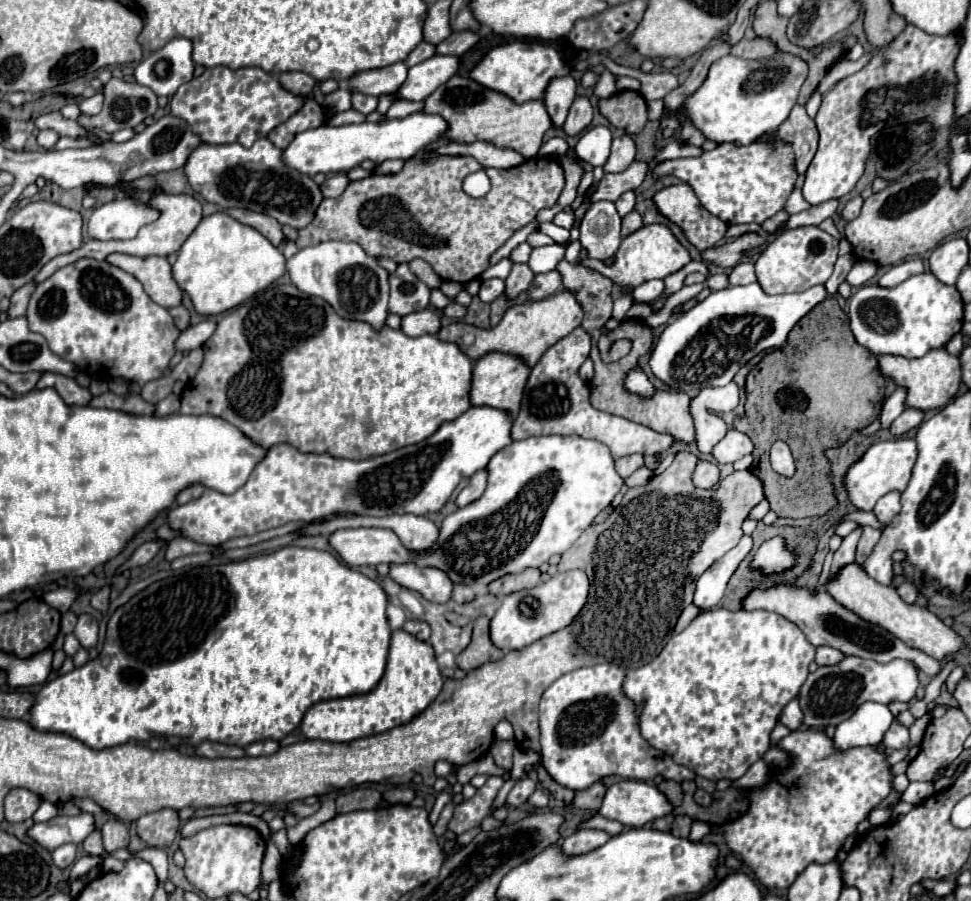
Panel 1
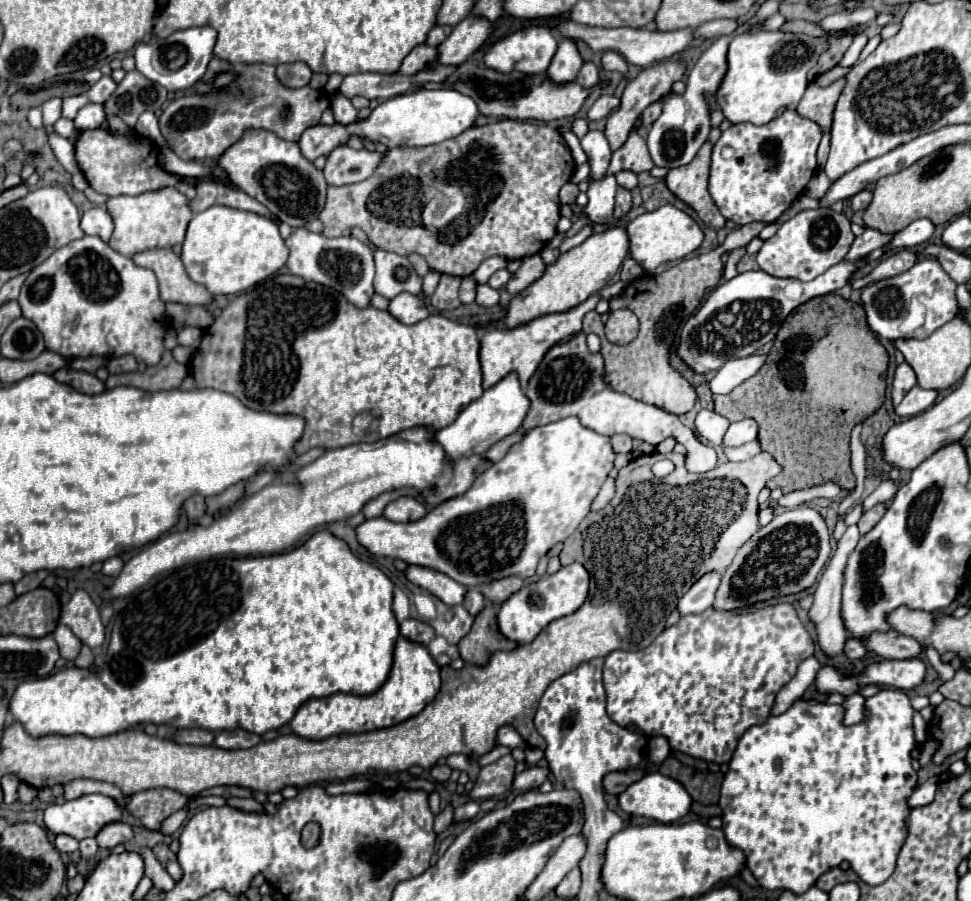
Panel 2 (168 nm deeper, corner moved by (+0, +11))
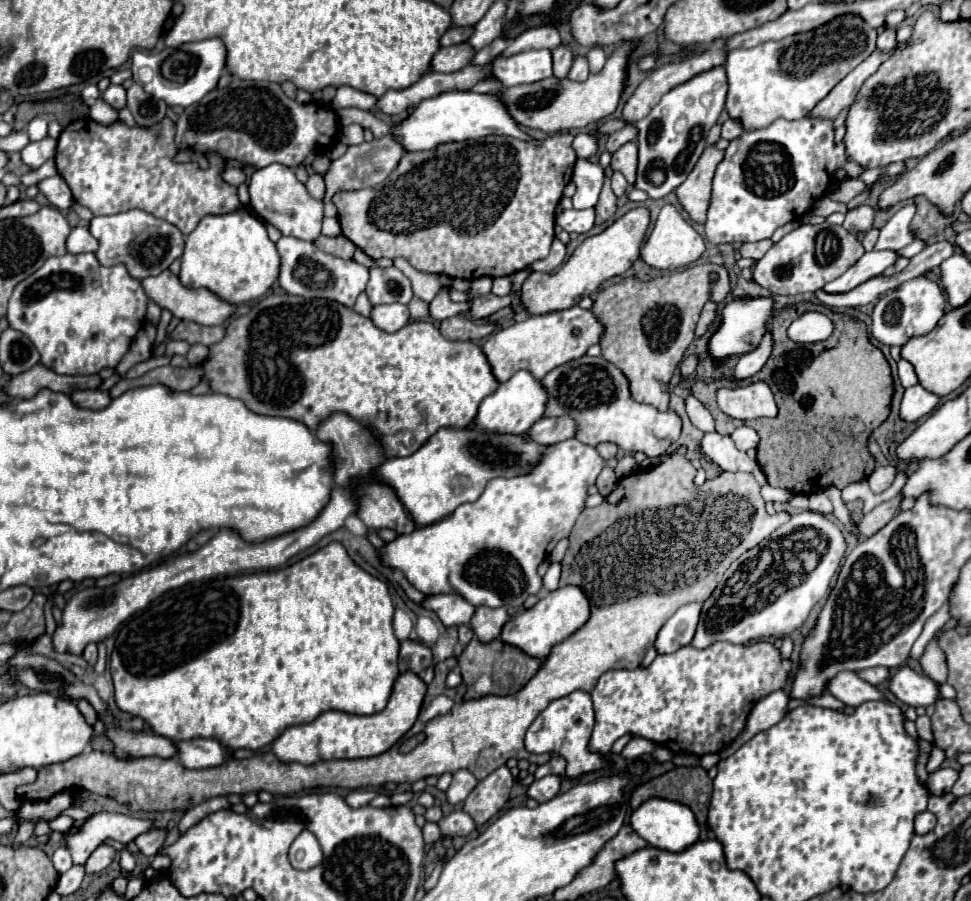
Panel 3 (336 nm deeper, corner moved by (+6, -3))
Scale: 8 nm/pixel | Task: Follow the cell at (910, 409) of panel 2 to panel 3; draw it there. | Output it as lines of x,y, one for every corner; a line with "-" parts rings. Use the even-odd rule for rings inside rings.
915,384
905,390
903,402
901,402
901,418
907,422
917,422
921,416
935,410
939,400
941,400
939,396
935,396
933,392
927,392
921,384

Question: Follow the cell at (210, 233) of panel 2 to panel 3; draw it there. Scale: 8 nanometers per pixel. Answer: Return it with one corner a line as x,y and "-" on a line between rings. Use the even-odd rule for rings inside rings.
227,212
205,216
197,228
185,240
185,252
181,256
179,280
187,288
207,288
219,298
231,304
243,304
263,296
279,276
279,254
275,244
267,236
265,224
251,212

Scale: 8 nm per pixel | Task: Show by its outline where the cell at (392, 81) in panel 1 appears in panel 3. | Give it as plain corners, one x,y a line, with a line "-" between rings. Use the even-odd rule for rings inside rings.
467,42
463,44
455,44
449,48
441,48
433,62
431,62
431,72
455,72
461,70
463,66
467,66
473,56
477,54
475,48
471,48

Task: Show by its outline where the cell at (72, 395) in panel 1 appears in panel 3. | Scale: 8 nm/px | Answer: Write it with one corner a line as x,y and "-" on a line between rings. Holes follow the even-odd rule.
77,390
71,394
71,400
79,406
79,408
89,408
89,410
99,410
105,408
111,402
109,392
101,392
101,390

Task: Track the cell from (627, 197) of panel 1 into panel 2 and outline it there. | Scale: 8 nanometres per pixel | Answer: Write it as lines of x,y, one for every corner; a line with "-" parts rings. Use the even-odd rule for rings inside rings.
623,170
623,172
615,174
615,178
617,178
617,184
619,184
621,188
633,190
633,188
637,186
637,176
635,176
635,172
627,172
627,170

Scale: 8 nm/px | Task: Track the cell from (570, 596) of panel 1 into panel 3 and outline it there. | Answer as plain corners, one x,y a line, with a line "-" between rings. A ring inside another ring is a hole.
563,586
555,592
549,592
547,596
543,596
533,608
519,612
517,616
513,616
503,632
501,632
501,640
521,648
525,654
533,656
533,658
541,658
545,660
551,654
551,648
563,640
567,640
573,632
577,632
591,616
591,608
589,608
589,600
587,596
581,592
581,588
577,586

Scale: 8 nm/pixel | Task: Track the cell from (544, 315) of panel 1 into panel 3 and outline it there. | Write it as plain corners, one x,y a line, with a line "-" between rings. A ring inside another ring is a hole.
645,206
633,208
627,214
623,214
619,220
615,220
609,228
605,228
601,234
587,238
555,274
549,276
545,272
531,272
523,282
523,306
531,314
565,310
579,304
583,296
595,292
601,286
601,282
617,274
625,274
639,258
649,222
651,222
649,210

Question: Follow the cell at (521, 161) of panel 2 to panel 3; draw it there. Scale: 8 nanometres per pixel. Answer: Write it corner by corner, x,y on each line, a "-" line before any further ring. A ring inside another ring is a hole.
565,132
565,134
553,134
541,140
539,146
533,146
531,142
525,140
517,140
511,136
485,136
479,140
465,140
465,142
451,142
451,144
439,144
433,150
423,150
423,152
415,152
415,154
405,154
399,162
399,166
387,176
387,180
383,184
375,188
361,188
355,192
337,192
333,196
333,202
337,206
339,218
341,218
341,230
343,236
349,238
357,248
361,248
369,258
377,260
377,258
405,258
413,268
421,270
421,272
431,272
431,274
449,274
453,278
465,278
465,280
473,280
473,278
481,278
481,276
509,276
517,270
527,268
531,262
541,260
549,254
551,248
551,240
553,240
553,230
555,230
555,208
559,204
559,198
563,196
563,188
565,184
571,180
573,174
573,166
575,166
575,152
573,152
573,134

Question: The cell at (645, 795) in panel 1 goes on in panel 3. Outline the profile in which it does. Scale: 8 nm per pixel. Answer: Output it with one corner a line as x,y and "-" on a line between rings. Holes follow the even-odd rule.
651,798
643,802
631,816
631,826
633,830
647,840
649,846
667,850
667,852
683,852
691,844
699,840
699,824
695,820
695,814
691,812
689,806
673,802
673,800
663,800
663,798

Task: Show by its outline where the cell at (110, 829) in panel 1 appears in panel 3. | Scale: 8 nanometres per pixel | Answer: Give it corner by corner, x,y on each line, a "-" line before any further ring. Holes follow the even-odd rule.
101,844
101,846
89,856
89,860
85,862
85,872
87,872
87,874
97,874
97,872
105,870
105,868
113,862
115,854
117,854
117,852
115,852
111,846

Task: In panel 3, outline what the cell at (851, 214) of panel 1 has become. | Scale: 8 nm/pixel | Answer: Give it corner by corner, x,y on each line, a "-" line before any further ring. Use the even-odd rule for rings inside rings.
857,206
857,208
847,212
843,226
851,232
865,234
867,230
873,228
873,216
875,216
875,212
871,206

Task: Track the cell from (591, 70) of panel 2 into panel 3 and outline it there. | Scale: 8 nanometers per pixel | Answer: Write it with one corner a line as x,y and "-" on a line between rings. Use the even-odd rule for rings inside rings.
575,56
573,60
573,66
569,70
569,78
571,80
587,80
589,76
589,66
587,66
587,58
585,56

